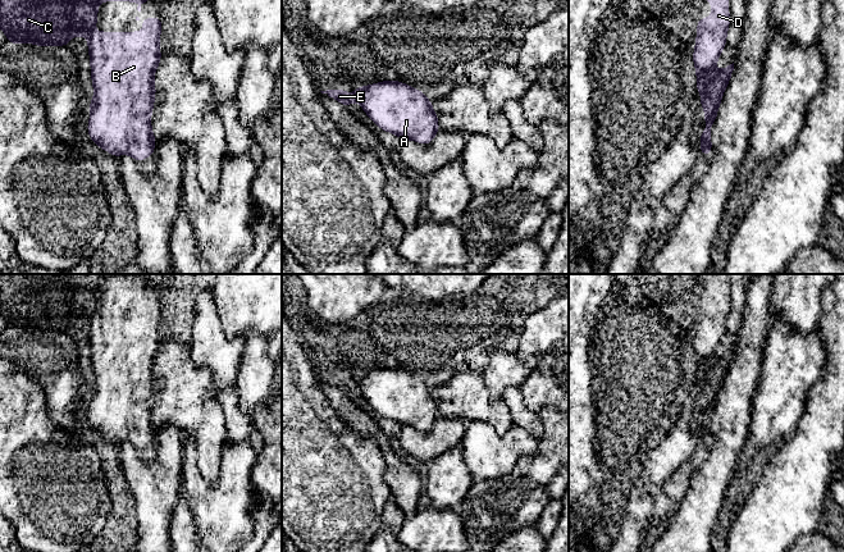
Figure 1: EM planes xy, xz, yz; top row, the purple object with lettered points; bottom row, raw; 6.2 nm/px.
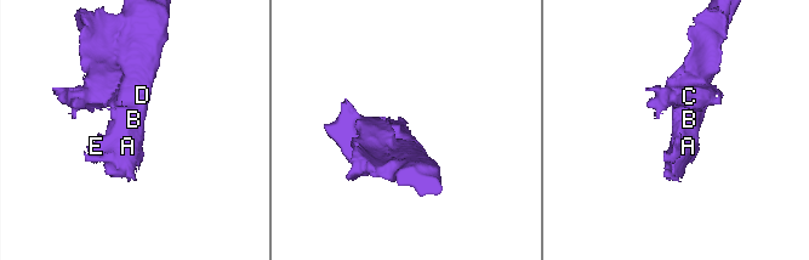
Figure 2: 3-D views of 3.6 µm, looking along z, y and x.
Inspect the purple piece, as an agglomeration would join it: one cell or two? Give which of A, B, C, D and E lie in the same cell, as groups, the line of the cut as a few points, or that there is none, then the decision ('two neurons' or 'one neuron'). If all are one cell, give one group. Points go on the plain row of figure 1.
A B C D E; no cut; one neuron

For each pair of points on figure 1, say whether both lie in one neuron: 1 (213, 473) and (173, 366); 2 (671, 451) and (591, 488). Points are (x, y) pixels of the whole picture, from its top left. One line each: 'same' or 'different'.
1: same
2: different

